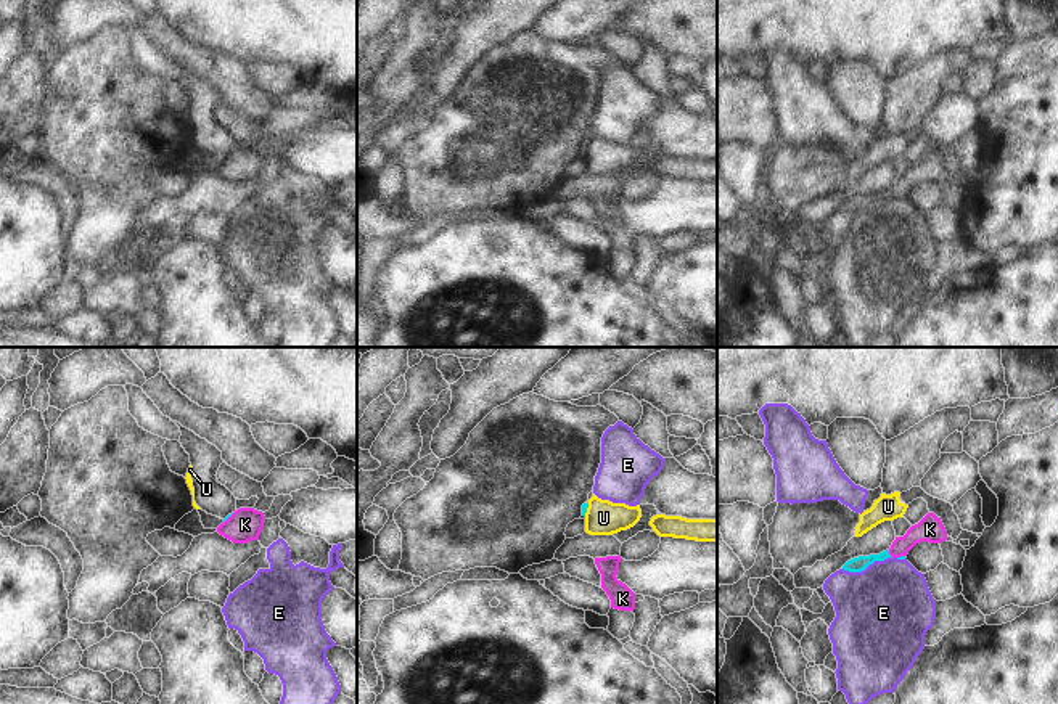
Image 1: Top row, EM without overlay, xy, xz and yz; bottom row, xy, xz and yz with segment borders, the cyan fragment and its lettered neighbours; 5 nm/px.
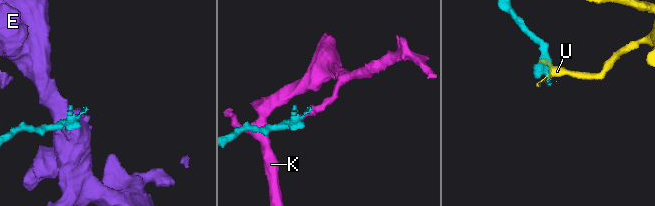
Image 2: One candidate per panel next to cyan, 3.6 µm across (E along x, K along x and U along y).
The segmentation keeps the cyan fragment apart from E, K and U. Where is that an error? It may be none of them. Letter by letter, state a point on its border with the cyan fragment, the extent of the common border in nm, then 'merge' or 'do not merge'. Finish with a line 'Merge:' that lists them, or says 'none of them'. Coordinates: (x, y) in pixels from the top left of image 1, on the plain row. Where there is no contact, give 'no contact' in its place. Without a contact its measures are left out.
E: yz (867, 206) | 260 nm | do not merge
K: yz (888, 193) | 50 nm | merge
U: xz (586, 150) | 70 nm | do not merge
Merge: K

